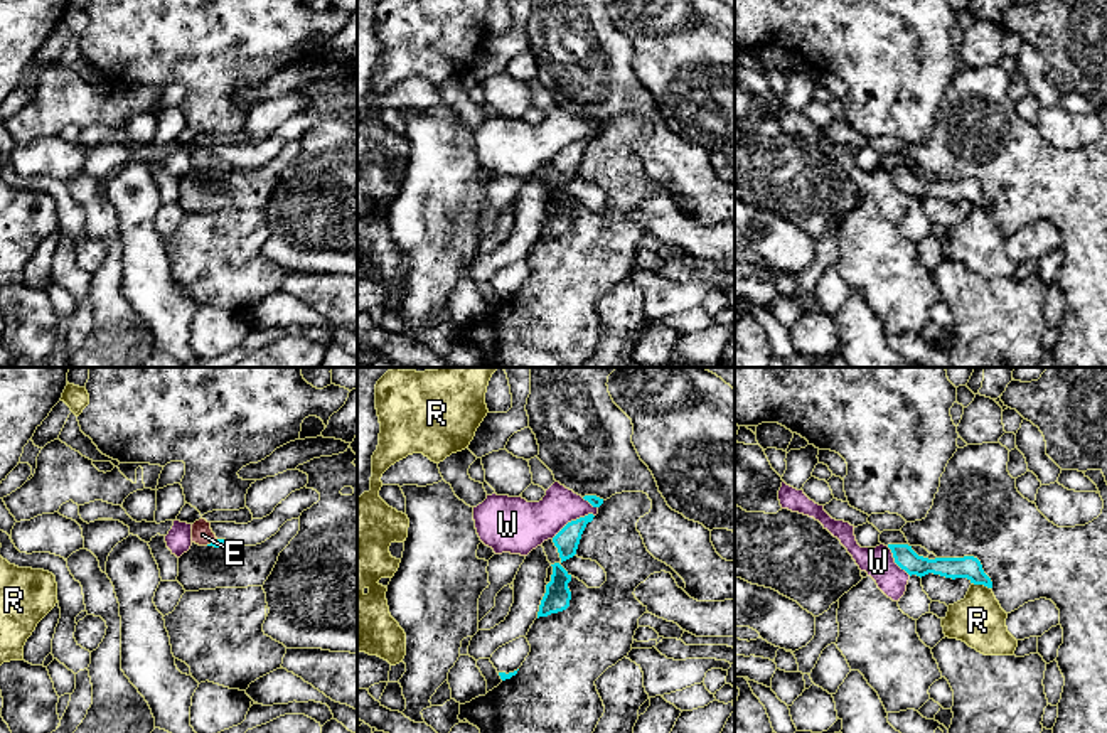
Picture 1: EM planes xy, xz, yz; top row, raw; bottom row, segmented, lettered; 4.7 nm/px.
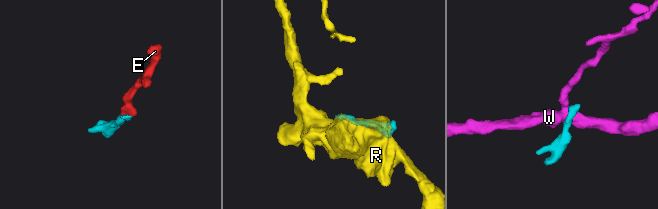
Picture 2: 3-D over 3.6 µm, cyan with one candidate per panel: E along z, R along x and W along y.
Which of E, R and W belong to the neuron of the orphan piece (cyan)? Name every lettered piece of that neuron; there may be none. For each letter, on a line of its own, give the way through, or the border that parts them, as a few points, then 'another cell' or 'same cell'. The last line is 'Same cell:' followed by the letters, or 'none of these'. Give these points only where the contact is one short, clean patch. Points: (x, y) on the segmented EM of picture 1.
E: across xy (221, 543), (211, 543), (203, 535) | same cell
R: another cell
W: along xz (593, 514), (572, 519), (551, 538) | another cell
Same cell: E

